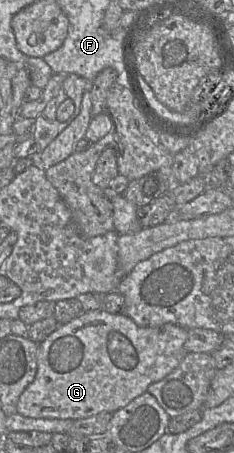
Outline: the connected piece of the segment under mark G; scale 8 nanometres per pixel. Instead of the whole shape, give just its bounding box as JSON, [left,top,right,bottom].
[17,309,188,420]

